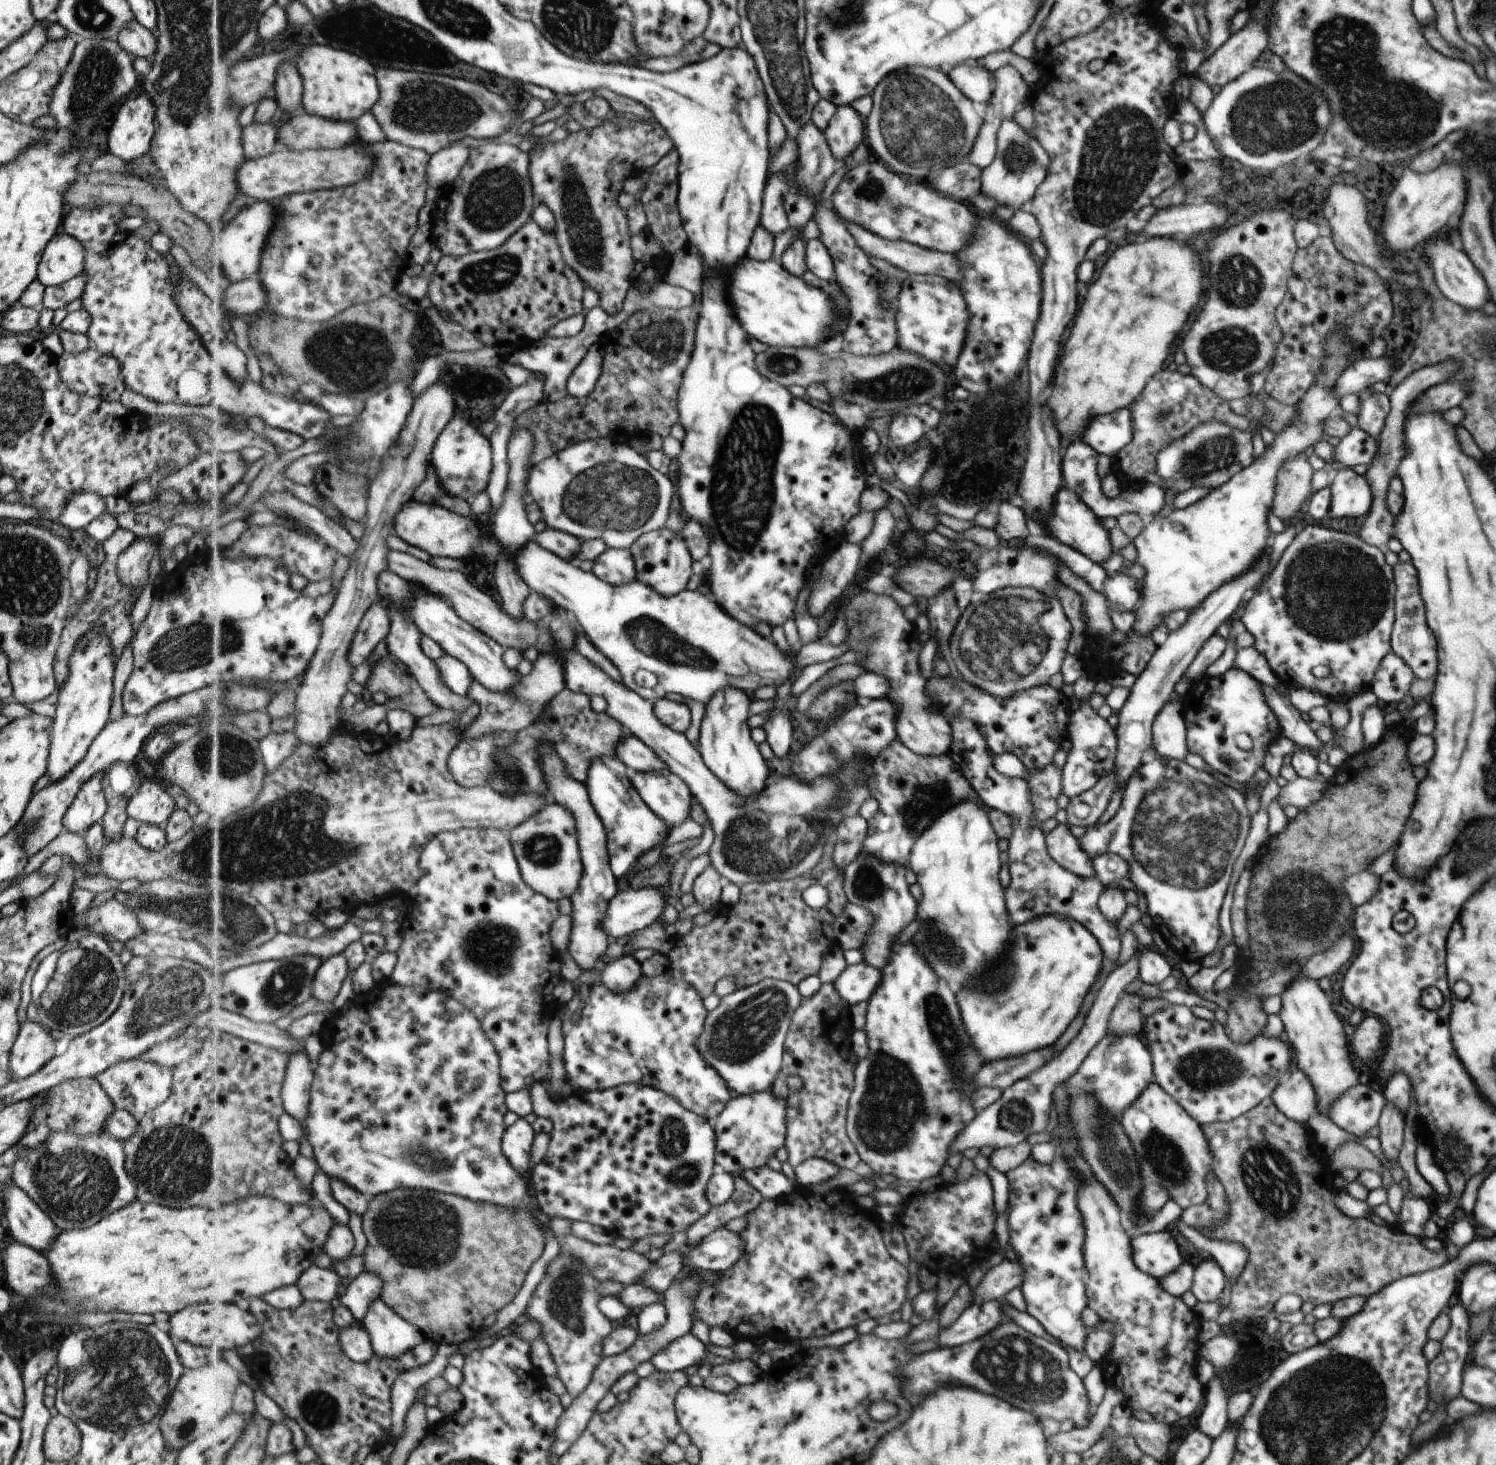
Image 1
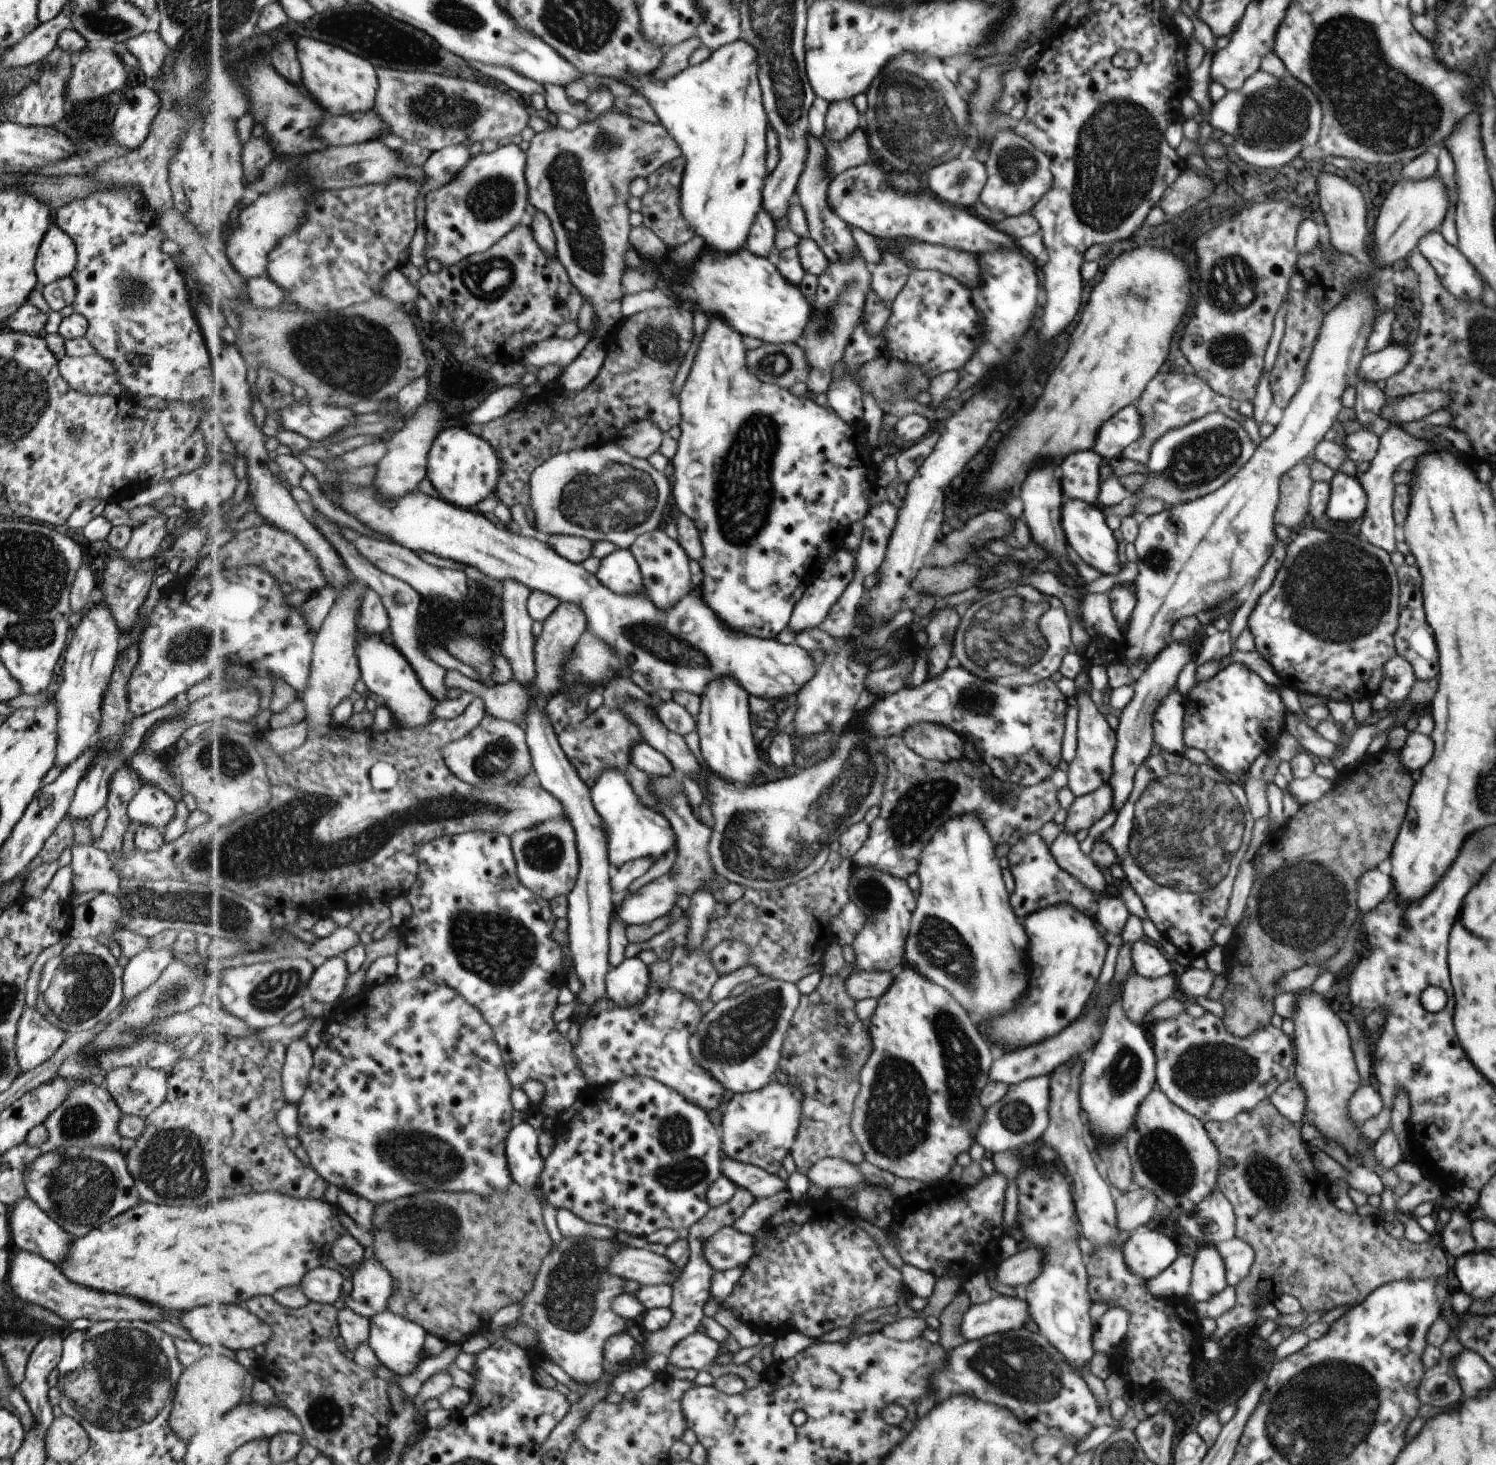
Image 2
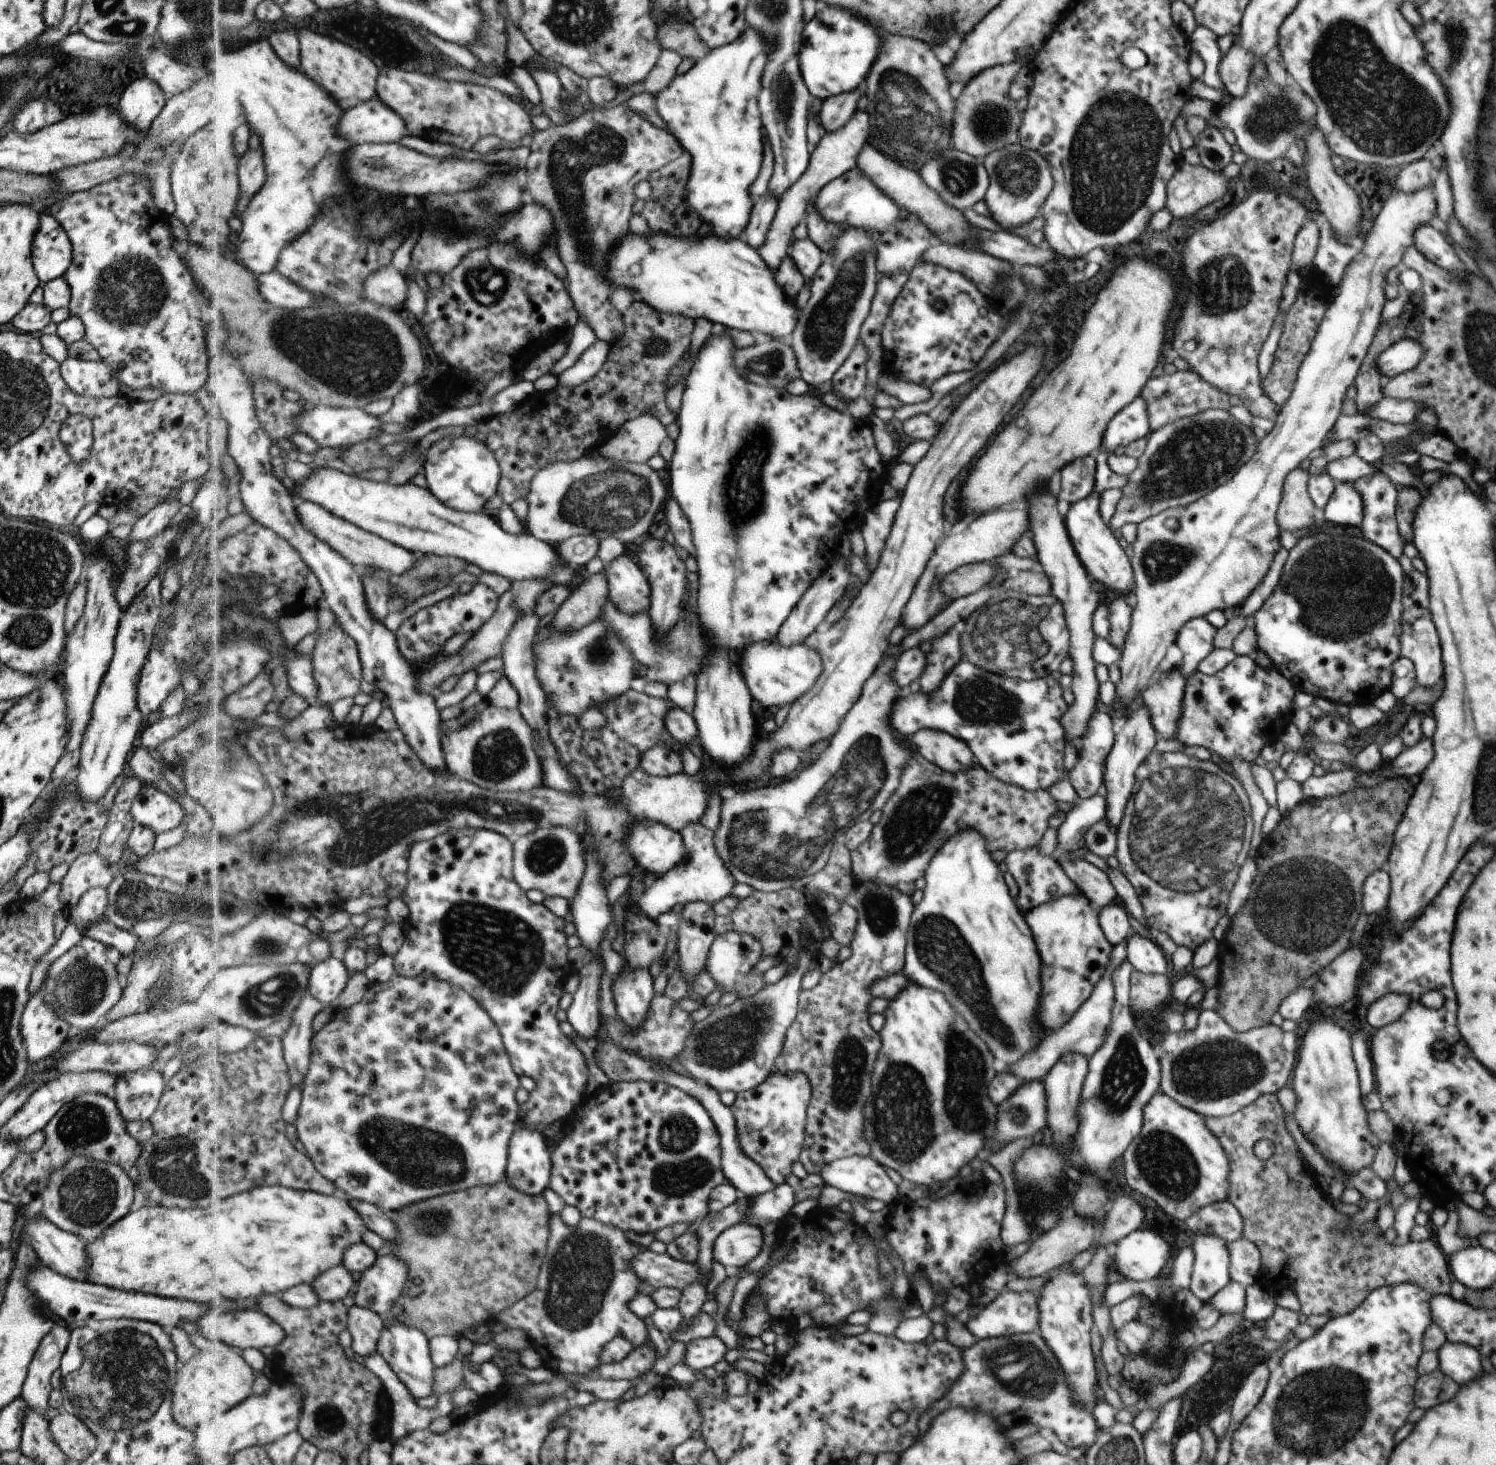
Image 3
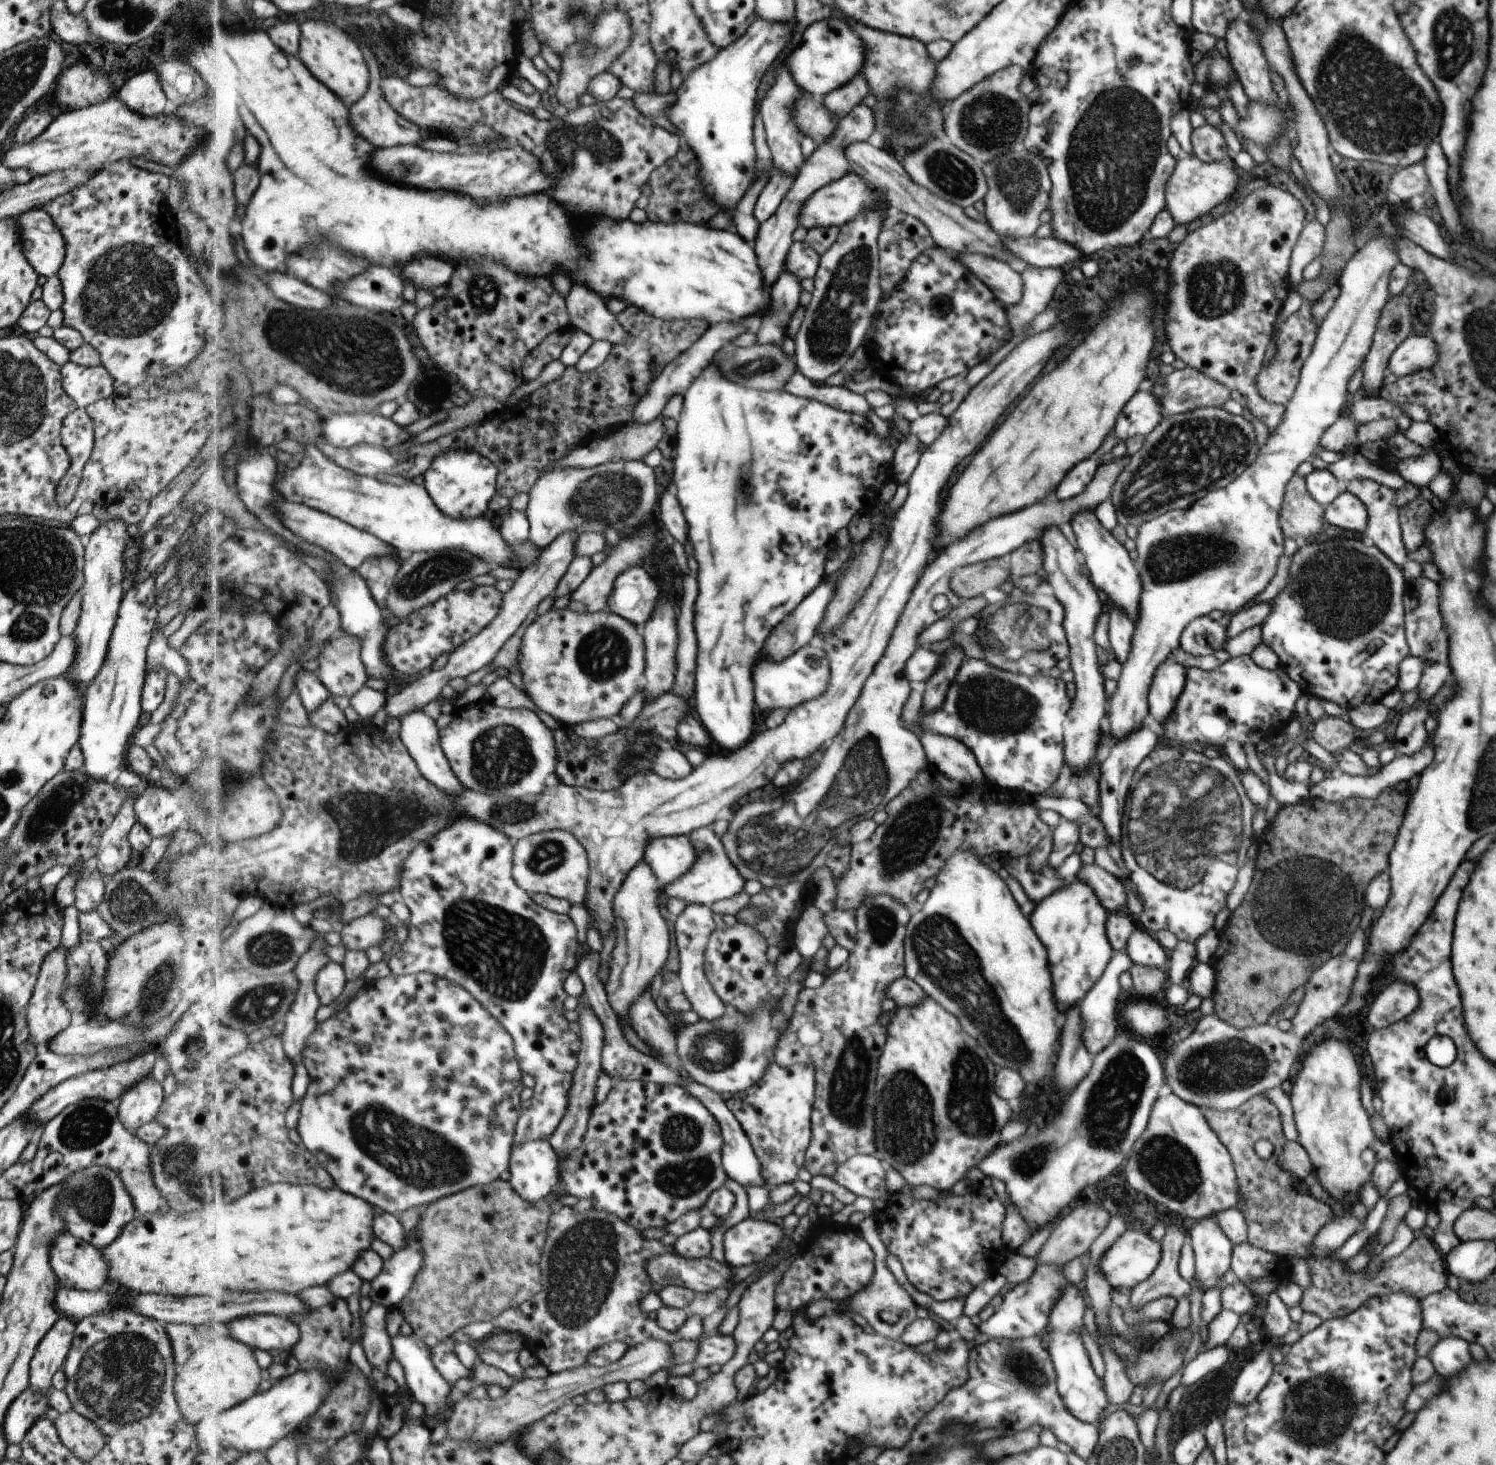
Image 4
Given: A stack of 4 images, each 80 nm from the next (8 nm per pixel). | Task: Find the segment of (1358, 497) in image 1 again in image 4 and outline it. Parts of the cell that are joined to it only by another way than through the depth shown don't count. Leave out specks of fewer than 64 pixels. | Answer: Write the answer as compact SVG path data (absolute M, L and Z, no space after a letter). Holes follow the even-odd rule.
M1345 490L1329 502L1325 518L1329 525L1359 533L1365 531L1367 523L1367 514L1363 504Z

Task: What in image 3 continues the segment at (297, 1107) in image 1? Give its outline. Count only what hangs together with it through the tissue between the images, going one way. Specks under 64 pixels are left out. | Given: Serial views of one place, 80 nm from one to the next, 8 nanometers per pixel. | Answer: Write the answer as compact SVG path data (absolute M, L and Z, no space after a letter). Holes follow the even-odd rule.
M307 993L301 1004L297 1006L297 1010L293 1012L292 1023L282 1038L291 1088L295 1086L304 1088L312 1060L311 1042L315 1034L313 1022L323 1008L325 1005L315 996Z

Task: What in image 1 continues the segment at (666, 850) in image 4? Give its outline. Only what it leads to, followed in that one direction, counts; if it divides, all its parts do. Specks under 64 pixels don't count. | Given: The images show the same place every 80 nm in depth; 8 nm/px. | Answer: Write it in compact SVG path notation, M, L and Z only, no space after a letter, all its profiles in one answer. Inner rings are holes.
M607 757L597 760L591 768L587 788L591 794L591 802L609 834L609 854L613 874L617 878L623 878L623 874L627 874L627 870L635 864L639 856L665 844L669 836L669 826L643 802L643 798L639 796L639 792L635 790L635 786L627 776L627 766L619 758L611 760L611 757Z

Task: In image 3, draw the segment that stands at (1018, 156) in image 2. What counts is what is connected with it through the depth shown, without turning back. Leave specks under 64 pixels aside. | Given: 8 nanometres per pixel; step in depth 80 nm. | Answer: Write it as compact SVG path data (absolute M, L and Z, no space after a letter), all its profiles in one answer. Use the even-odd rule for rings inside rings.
M1020 143L1009 144L1001 150L995 150L981 160L987 172L988 186L983 194L983 203L989 211L989 216L999 224L999 228L1015 230L1029 222L1043 206L1045 196L1053 190L1053 174L1050 173L1049 163L1041 153L1029 148L1023 148Z

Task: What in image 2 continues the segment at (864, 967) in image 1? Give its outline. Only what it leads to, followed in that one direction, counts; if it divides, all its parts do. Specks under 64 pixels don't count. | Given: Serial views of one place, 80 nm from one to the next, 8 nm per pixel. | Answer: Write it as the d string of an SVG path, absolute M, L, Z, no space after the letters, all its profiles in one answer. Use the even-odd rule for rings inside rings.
M853 972L847 978L847 992L859 1003L867 999L877 999L887 992L889 982L893 982L893 973L889 972Z

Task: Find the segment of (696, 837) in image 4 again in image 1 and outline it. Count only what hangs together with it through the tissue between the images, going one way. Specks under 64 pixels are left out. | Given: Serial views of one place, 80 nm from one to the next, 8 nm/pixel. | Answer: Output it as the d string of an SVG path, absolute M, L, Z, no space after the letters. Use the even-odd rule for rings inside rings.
M637 774L635 788L667 824L681 826L691 816L691 790L677 774ZM657 887L618 892L609 903L604 920L611 940L639 932L659 921L667 908L666 894Z

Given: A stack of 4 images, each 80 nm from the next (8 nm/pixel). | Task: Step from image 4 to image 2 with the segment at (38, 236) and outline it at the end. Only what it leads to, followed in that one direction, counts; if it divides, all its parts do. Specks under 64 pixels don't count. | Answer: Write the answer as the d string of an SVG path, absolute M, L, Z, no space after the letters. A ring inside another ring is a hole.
M53 222L49 224L33 260L36 280L46 285L69 277L75 270L76 260L77 250L73 240Z

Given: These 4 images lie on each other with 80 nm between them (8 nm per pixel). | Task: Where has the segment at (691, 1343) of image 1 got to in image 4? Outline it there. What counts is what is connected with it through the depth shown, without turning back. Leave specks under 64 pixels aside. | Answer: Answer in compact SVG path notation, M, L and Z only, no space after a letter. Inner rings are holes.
M710 1335L699 1342L699 1352L693 1364L697 1369L708 1369L709 1366L725 1365L737 1353L737 1344L733 1335Z

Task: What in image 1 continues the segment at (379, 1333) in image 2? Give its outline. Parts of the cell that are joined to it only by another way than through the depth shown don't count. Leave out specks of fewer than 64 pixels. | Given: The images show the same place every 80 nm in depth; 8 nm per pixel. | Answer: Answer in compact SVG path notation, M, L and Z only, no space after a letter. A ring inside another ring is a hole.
M382 1298L371 1305L361 1322L382 1359L398 1359L427 1340L419 1326L399 1316Z

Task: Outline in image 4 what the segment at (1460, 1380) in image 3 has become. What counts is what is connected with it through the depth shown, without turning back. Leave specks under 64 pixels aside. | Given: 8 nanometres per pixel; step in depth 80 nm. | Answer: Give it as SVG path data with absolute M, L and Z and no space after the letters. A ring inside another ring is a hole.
M1453 1336L1439 1337L1426 1358L1433 1364L1436 1375L1439 1374L1443 1378L1459 1372L1465 1366L1465 1362L1469 1362L1469 1358L1473 1362L1468 1343Z

